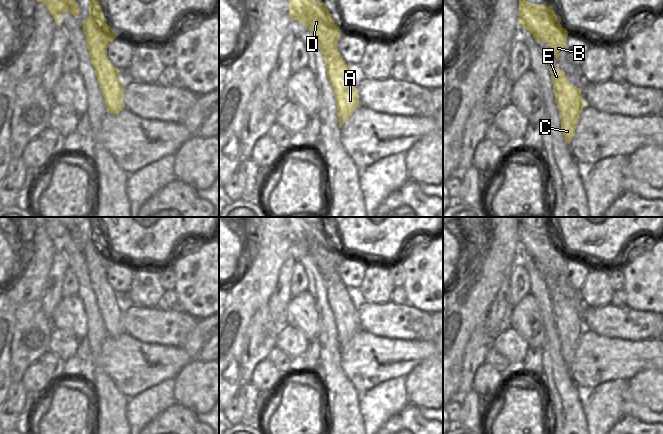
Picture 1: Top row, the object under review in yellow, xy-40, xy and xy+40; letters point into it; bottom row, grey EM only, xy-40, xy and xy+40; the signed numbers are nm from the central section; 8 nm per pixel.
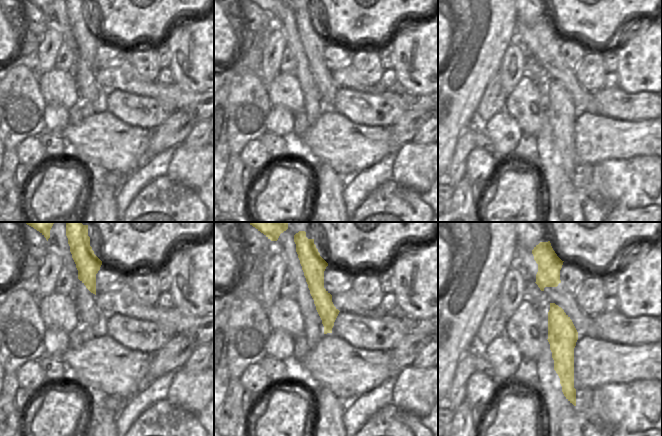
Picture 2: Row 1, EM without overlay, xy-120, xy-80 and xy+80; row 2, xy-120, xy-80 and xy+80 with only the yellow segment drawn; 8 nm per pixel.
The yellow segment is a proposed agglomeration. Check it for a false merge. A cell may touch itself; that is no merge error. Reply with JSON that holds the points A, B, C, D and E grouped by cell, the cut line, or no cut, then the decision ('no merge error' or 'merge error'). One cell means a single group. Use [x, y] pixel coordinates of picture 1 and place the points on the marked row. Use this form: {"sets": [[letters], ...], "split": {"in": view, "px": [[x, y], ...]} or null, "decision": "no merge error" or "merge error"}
{"sets": [["A", "C", "E"], ["B", "D"]], "split": {"in": "xy-40", "px": [[89, 17], [106, 44]]}, "decision": "merge error"}

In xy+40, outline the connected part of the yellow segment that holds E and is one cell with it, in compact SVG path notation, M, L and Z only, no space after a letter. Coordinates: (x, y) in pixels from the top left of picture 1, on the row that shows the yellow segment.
M549 68L549 71L561 119L561 133L569 144L575 135L579 115L585 106L581 88L572 86L565 77L566 73L560 68Z

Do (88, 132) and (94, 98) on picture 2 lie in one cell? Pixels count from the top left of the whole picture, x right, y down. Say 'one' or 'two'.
two

